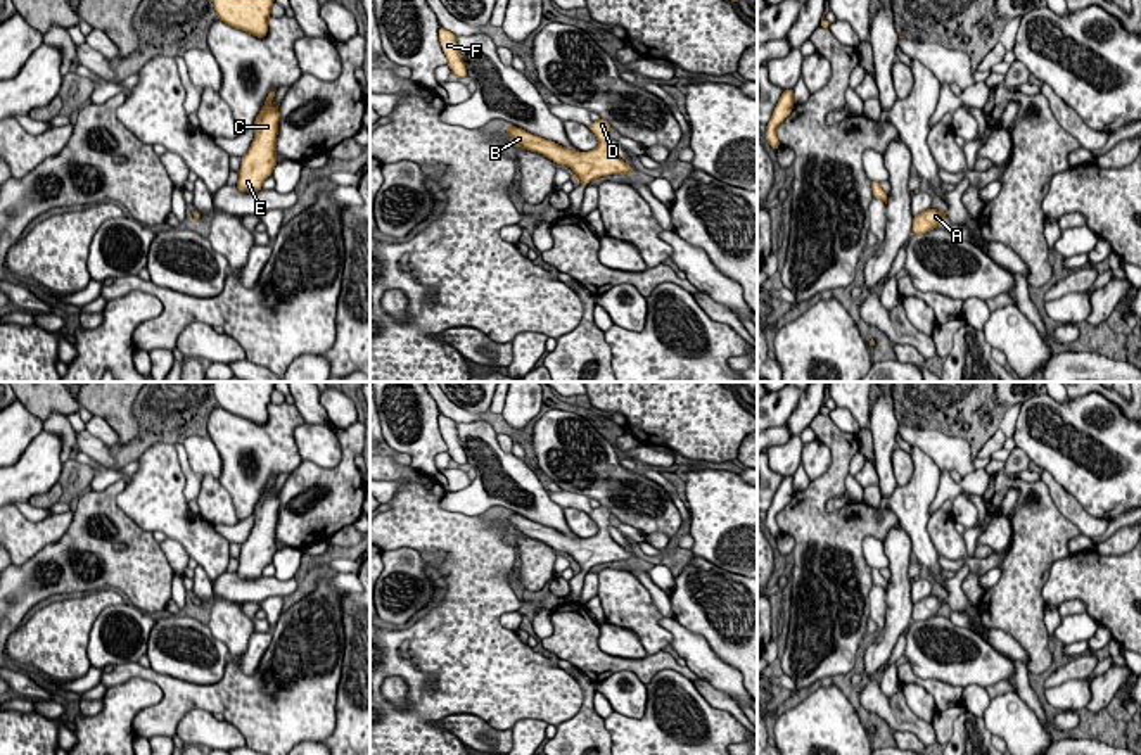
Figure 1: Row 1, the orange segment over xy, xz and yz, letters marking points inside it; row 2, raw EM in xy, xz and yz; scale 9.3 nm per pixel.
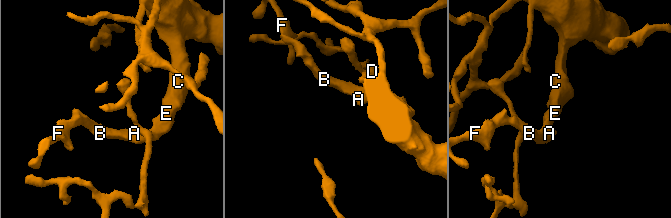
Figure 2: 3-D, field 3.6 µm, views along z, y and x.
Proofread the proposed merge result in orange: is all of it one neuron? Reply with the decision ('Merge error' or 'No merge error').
No merge error

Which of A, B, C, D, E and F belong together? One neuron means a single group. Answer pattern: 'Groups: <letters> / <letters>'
Groups: A B C D E F

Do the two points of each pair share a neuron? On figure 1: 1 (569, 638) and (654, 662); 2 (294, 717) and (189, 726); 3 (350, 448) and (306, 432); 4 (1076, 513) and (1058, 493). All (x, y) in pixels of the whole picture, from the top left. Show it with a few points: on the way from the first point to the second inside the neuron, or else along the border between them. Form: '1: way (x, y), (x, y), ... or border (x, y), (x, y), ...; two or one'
1: way (590, 659), (595, 664), (633, 664); one
2: border (223, 717), (244, 736); two
3: border (334, 429), (341, 460), (332, 467), (303, 462); two
4: way (1070, 508), (1062, 498); one

